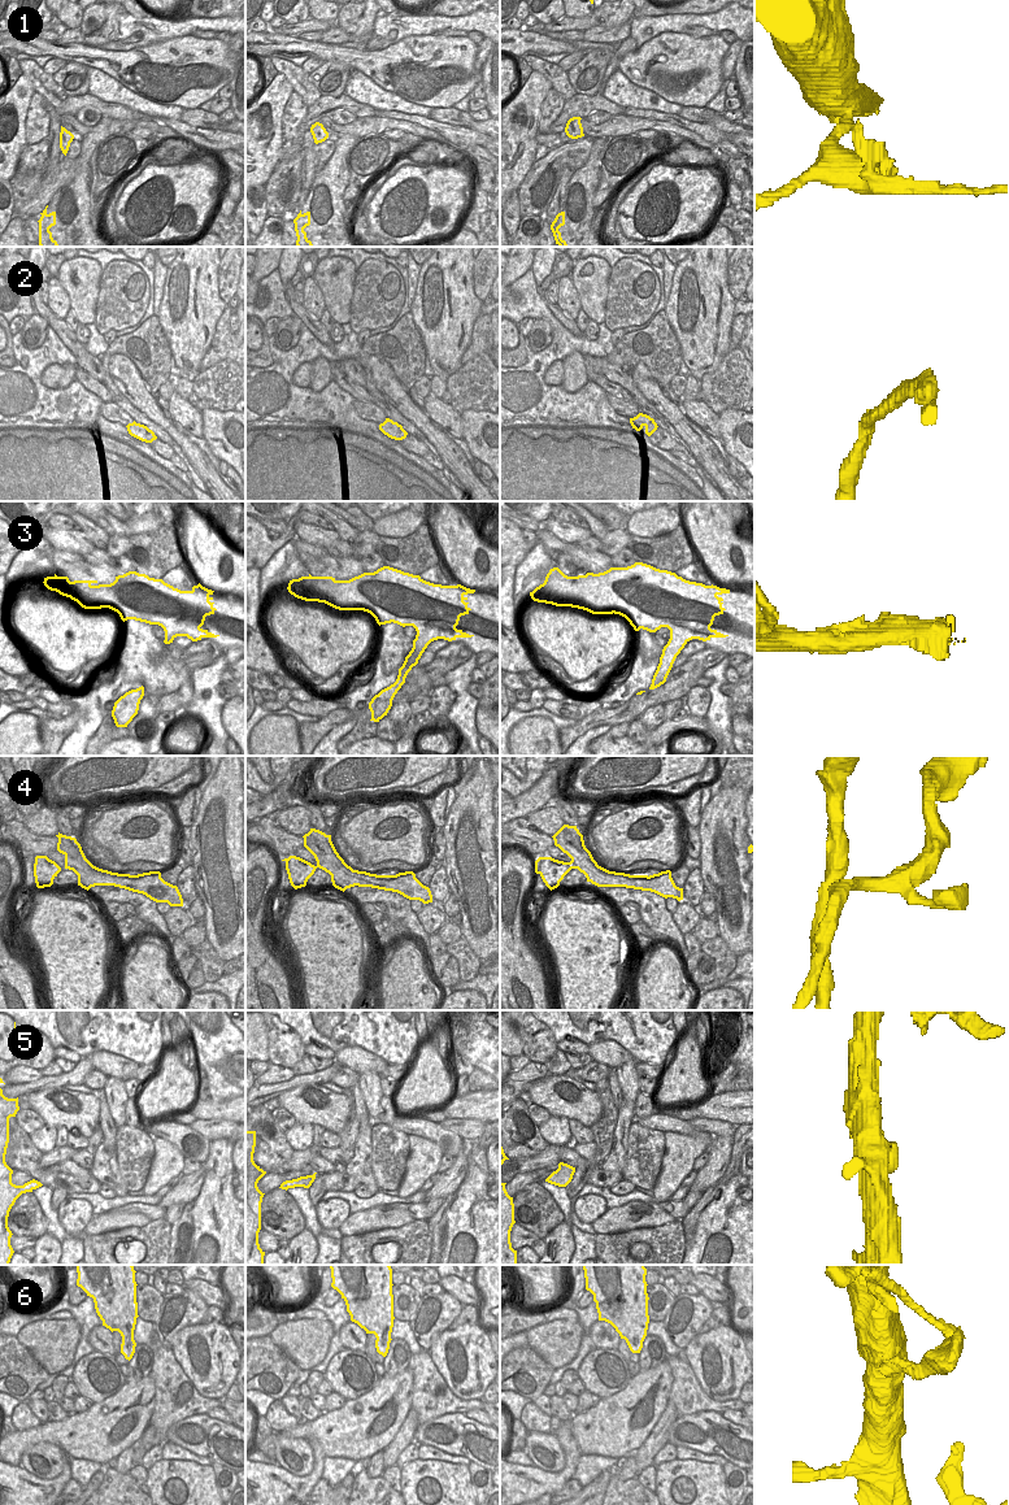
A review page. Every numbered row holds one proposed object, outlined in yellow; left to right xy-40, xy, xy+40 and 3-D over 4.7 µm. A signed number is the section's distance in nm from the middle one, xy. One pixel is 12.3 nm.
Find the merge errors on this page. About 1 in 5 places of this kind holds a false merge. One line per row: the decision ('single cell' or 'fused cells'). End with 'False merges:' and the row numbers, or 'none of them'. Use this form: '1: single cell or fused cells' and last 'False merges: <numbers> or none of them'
1: fused cells
2: single cell
3: single cell
4: fused cells
5: single cell
6: single cell
False merges: 1, 4

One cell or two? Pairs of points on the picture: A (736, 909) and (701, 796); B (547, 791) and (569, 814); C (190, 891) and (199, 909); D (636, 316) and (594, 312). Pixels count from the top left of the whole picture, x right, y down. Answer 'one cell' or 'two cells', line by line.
A: two cells
B: two cells
C: two cells
D: two cells

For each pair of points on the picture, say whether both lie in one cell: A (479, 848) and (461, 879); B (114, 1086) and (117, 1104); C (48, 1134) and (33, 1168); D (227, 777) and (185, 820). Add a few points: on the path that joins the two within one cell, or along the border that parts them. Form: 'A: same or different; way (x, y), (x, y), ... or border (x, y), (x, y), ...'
A: same; way (472, 856), (469, 871)
B: same; way (114, 1090), (117, 1100)
C: different; border (29, 1135), (33, 1144), (42, 1153)
D: different; border (201, 794), (195, 821), (185, 829)

